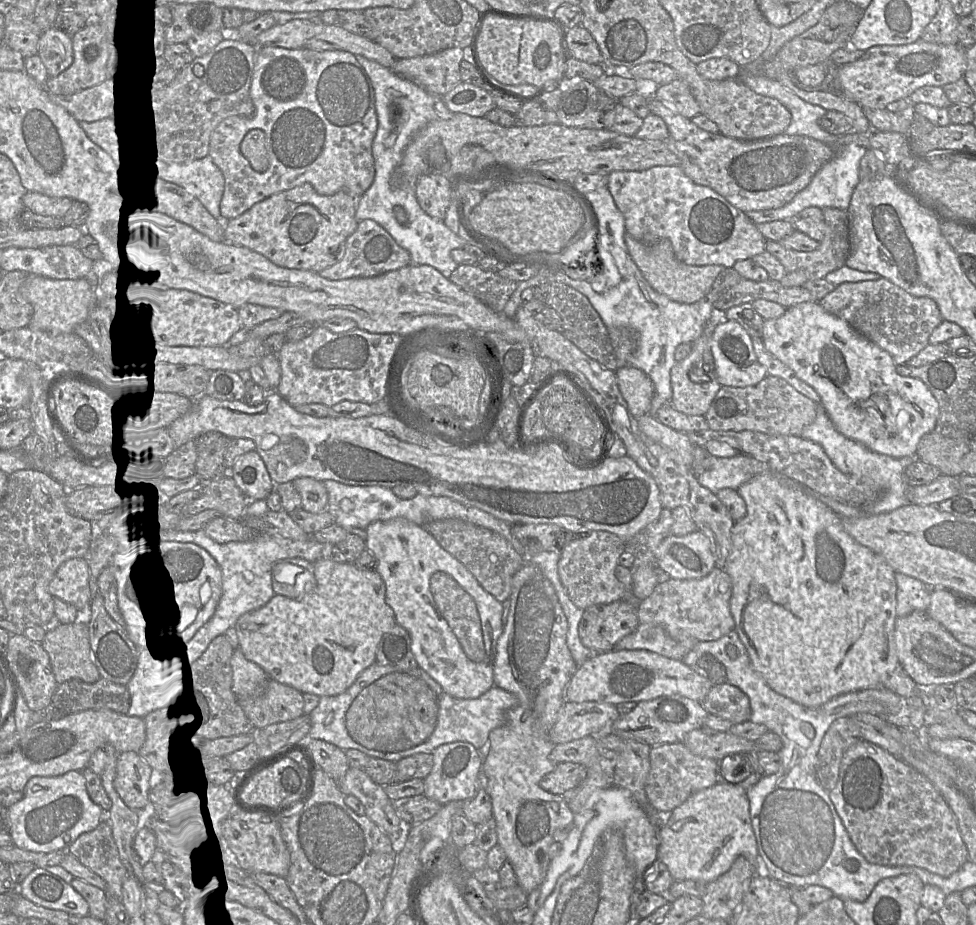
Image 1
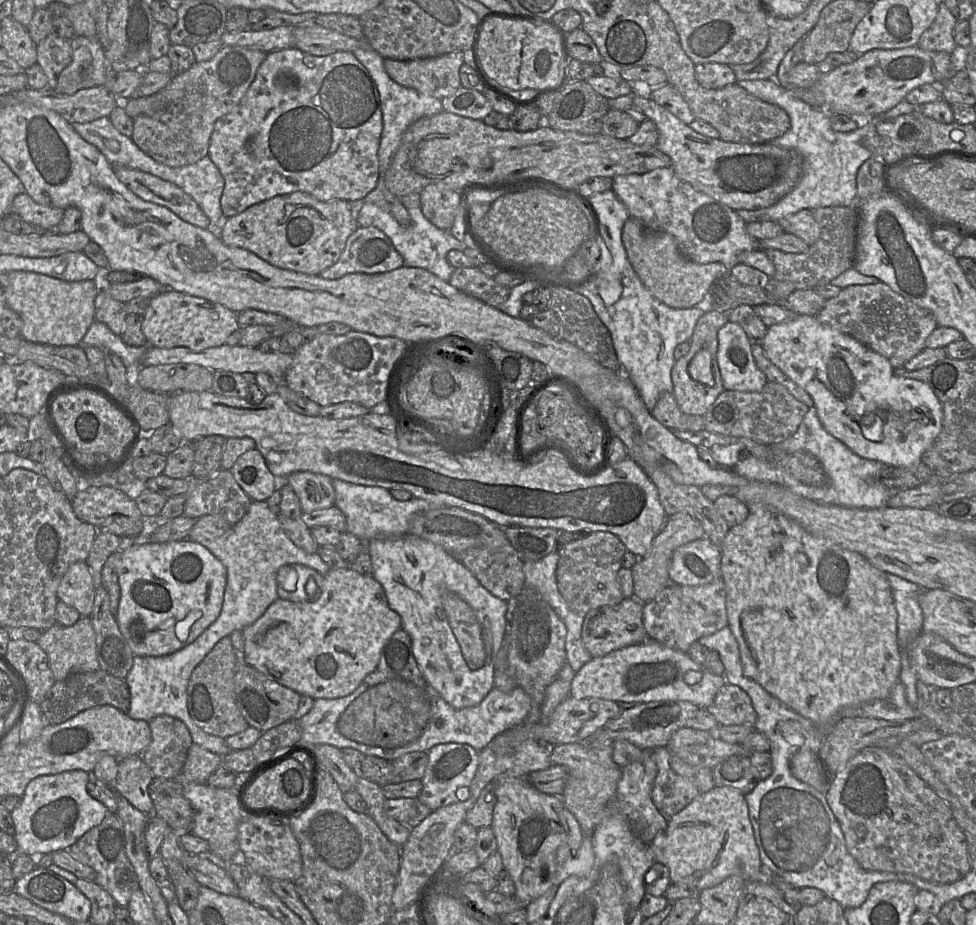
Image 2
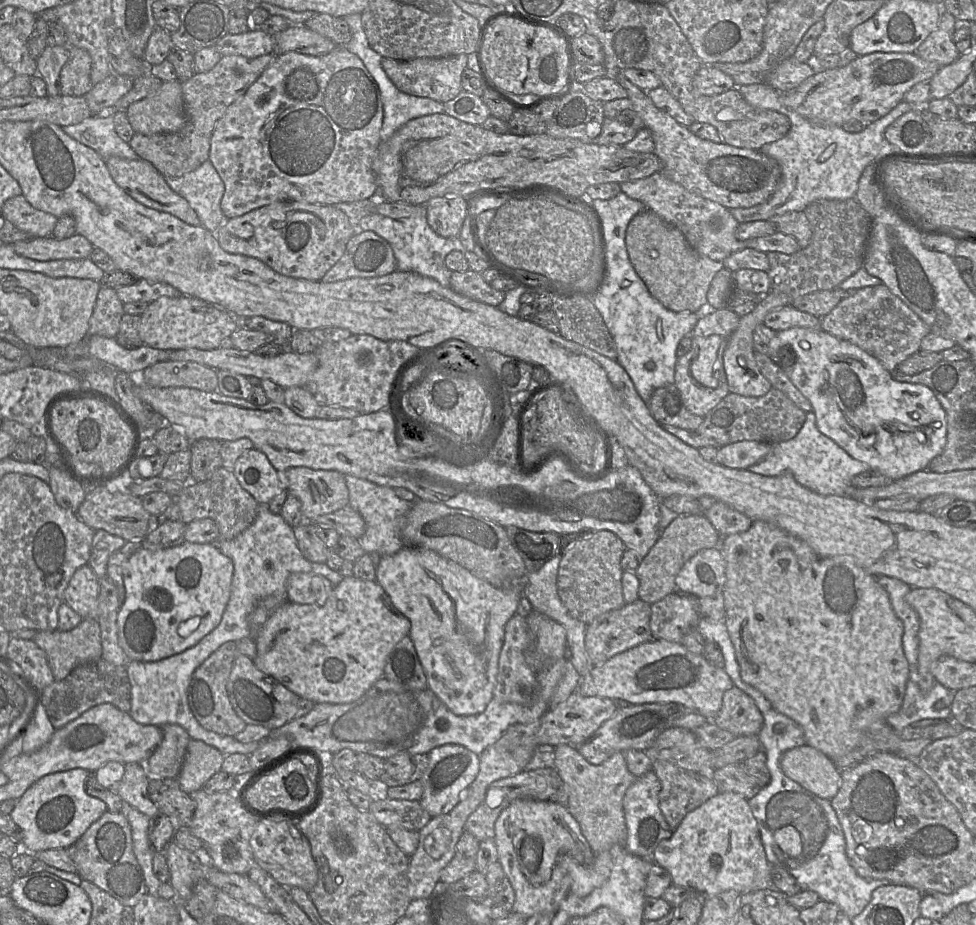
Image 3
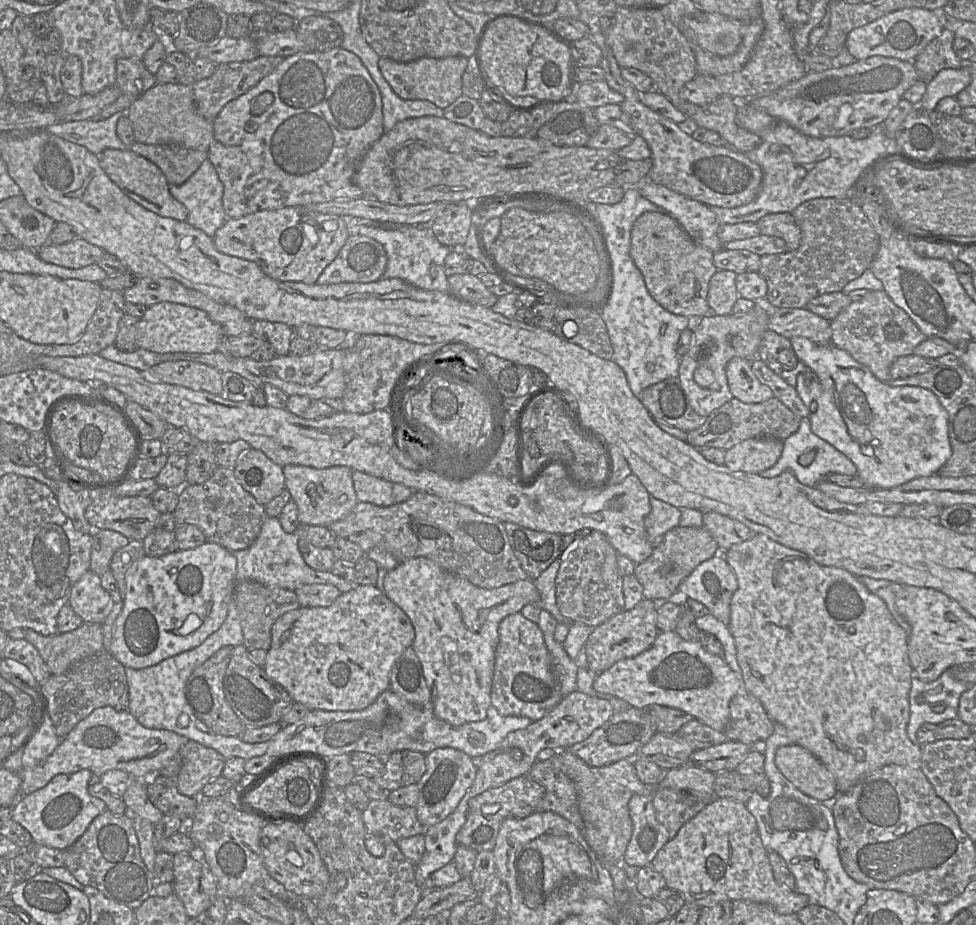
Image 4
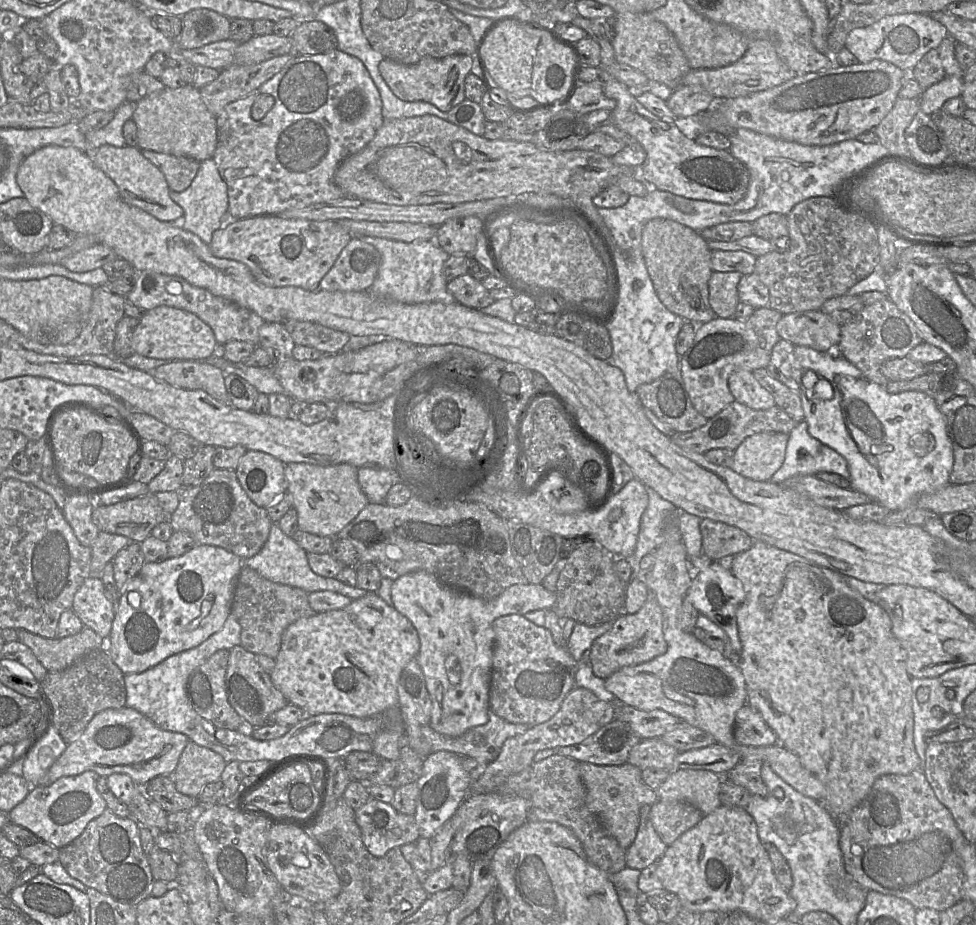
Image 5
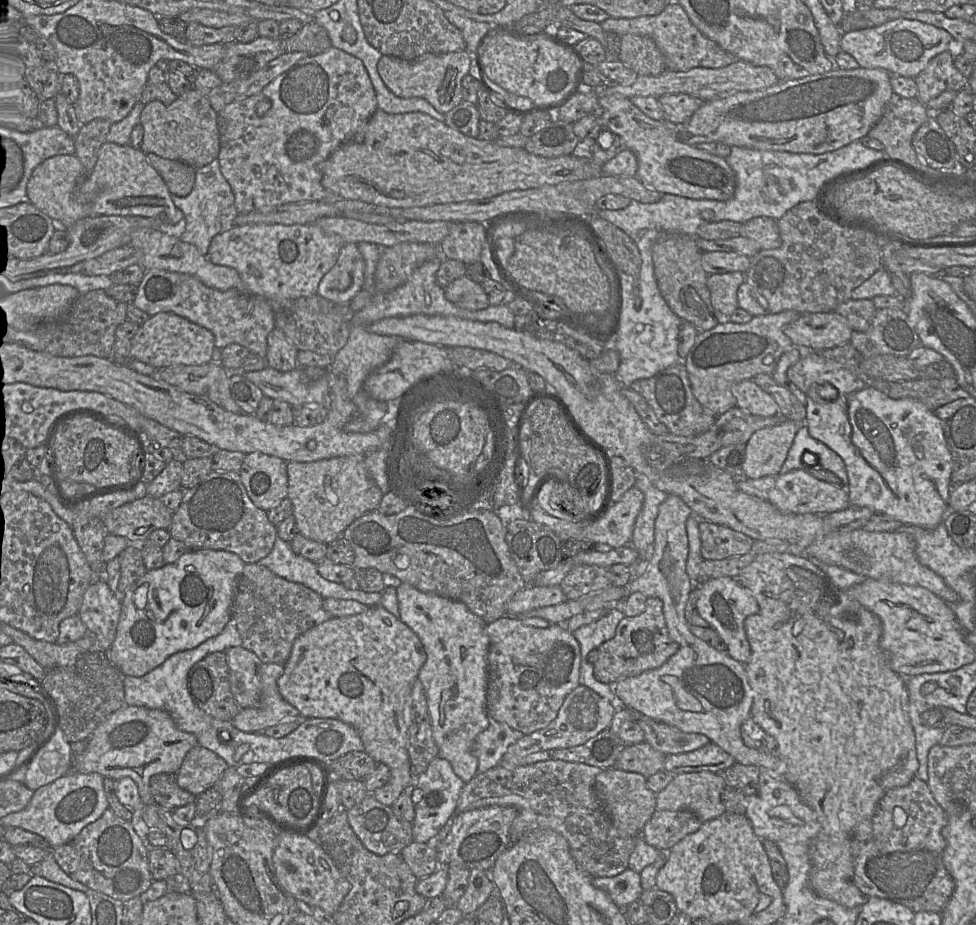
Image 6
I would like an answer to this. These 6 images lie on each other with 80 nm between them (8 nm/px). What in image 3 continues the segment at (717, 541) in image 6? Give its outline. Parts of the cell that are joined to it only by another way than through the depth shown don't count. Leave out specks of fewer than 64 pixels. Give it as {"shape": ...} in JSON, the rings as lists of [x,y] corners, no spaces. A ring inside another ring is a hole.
{"shape":[[[716,501],[703,511],[703,515],[721,537],[747,531],[753,522],[748,516],[722,501]]]}

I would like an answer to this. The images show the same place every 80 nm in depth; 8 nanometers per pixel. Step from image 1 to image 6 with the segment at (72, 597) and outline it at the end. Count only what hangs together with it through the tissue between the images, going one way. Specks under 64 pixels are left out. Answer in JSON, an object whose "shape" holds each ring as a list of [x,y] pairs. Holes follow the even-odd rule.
{"shape":[[[94,579],[83,595],[77,615],[96,638],[101,650],[108,651],[115,640],[121,607],[121,596],[114,594],[104,579]]]}

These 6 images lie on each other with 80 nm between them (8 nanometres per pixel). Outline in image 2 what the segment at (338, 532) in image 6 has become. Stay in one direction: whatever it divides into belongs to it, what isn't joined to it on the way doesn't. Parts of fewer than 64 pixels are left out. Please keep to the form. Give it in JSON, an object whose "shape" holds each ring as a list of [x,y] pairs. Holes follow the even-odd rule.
{"shape":[[[296,471],[288,475],[288,484],[300,500],[302,513],[334,506],[335,489],[332,479],[310,471]]]}

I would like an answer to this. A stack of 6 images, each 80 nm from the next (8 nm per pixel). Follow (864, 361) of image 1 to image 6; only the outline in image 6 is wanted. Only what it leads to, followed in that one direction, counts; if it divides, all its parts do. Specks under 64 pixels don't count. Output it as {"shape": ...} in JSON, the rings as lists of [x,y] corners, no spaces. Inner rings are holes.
{"shape":[[[803,351],[798,362],[787,371],[787,378],[796,385],[806,396],[806,423],[809,435],[824,443],[838,454],[845,463],[848,474],[847,492],[849,507],[867,507],[875,513],[888,515],[903,524],[933,529],[941,524],[949,511],[949,498],[952,488],[952,456],[948,449],[941,421],[922,402],[913,398],[892,399],[887,394],[870,386],[840,364],[825,359],[817,351]]]}

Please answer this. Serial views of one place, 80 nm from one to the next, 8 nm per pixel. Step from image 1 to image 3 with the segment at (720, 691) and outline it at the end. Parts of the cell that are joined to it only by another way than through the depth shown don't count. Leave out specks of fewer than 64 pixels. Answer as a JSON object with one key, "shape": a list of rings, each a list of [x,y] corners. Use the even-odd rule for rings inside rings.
{"shape":[[[733,686],[725,691],[722,706],[714,717],[713,722],[722,729],[733,733],[736,737],[746,735],[758,736],[764,723],[764,717],[753,698],[738,687]]]}

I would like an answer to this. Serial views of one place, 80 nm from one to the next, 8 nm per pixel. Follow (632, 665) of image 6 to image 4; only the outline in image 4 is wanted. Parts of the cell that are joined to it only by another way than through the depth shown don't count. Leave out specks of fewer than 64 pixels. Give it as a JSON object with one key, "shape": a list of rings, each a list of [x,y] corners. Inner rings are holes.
{"shape":[[[642,599],[633,609],[618,613],[595,627],[585,644],[588,667],[594,673],[600,674],[619,660],[635,657],[649,649],[659,633],[657,628],[658,604],[653,600]]]}

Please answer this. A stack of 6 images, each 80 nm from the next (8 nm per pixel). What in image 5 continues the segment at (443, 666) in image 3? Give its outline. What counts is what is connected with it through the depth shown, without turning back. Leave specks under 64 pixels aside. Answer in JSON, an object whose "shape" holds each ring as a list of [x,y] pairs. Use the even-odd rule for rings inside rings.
{"shape":[[[425,571],[399,576],[393,581],[391,596],[394,608],[413,624],[419,636],[420,649],[416,659],[423,671],[426,688],[431,698],[430,726],[436,732],[450,737],[460,736],[469,729],[488,722],[490,682],[495,648],[494,621],[511,614],[523,616],[535,610],[546,611],[552,609],[557,600],[556,593],[548,591],[542,583],[512,585],[498,597],[484,600],[465,591],[449,587]]]}

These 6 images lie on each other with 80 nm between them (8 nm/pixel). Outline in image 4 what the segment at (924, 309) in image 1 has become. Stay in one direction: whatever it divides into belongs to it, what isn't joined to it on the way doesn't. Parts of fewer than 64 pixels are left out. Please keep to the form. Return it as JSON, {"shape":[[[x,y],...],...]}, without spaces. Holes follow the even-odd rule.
{"shape":[[[884,290],[871,291],[862,299],[853,301],[830,321],[830,327],[831,344],[849,353],[885,383],[891,380],[892,363],[899,357],[913,354],[914,349],[928,338]]]}

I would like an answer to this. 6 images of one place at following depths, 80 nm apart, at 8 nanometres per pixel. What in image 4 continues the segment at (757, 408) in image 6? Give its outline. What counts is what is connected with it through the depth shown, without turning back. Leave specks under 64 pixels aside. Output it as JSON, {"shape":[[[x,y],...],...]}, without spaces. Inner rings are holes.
{"shape":[[[734,357],[726,365],[726,377],[733,397],[750,404],[769,400],[774,395],[771,389],[762,384],[751,368],[751,361]]]}

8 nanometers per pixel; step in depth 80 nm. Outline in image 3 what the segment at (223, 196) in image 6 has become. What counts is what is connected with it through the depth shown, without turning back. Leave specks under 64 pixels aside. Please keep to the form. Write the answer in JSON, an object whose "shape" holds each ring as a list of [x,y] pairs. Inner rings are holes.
{"shape":[[[209,160],[185,175],[164,177],[167,185],[196,212],[201,226],[215,233],[226,222],[220,203],[224,183]]]}

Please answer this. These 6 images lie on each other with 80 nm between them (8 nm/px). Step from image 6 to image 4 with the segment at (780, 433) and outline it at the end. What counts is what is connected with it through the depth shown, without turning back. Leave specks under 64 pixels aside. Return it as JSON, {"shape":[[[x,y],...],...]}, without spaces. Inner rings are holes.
{"shape":[[[764,437],[746,439],[725,450],[724,465],[732,471],[752,474],[772,467],[780,458],[783,440]]]}

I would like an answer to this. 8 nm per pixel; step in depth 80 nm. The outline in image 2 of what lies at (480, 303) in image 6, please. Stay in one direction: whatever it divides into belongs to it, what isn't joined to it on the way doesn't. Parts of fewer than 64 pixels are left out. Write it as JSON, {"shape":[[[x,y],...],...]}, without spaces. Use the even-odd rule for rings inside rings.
{"shape":[[[479,267],[455,268],[448,281],[458,290],[498,308],[510,295],[510,288],[499,285],[483,274]]]}

